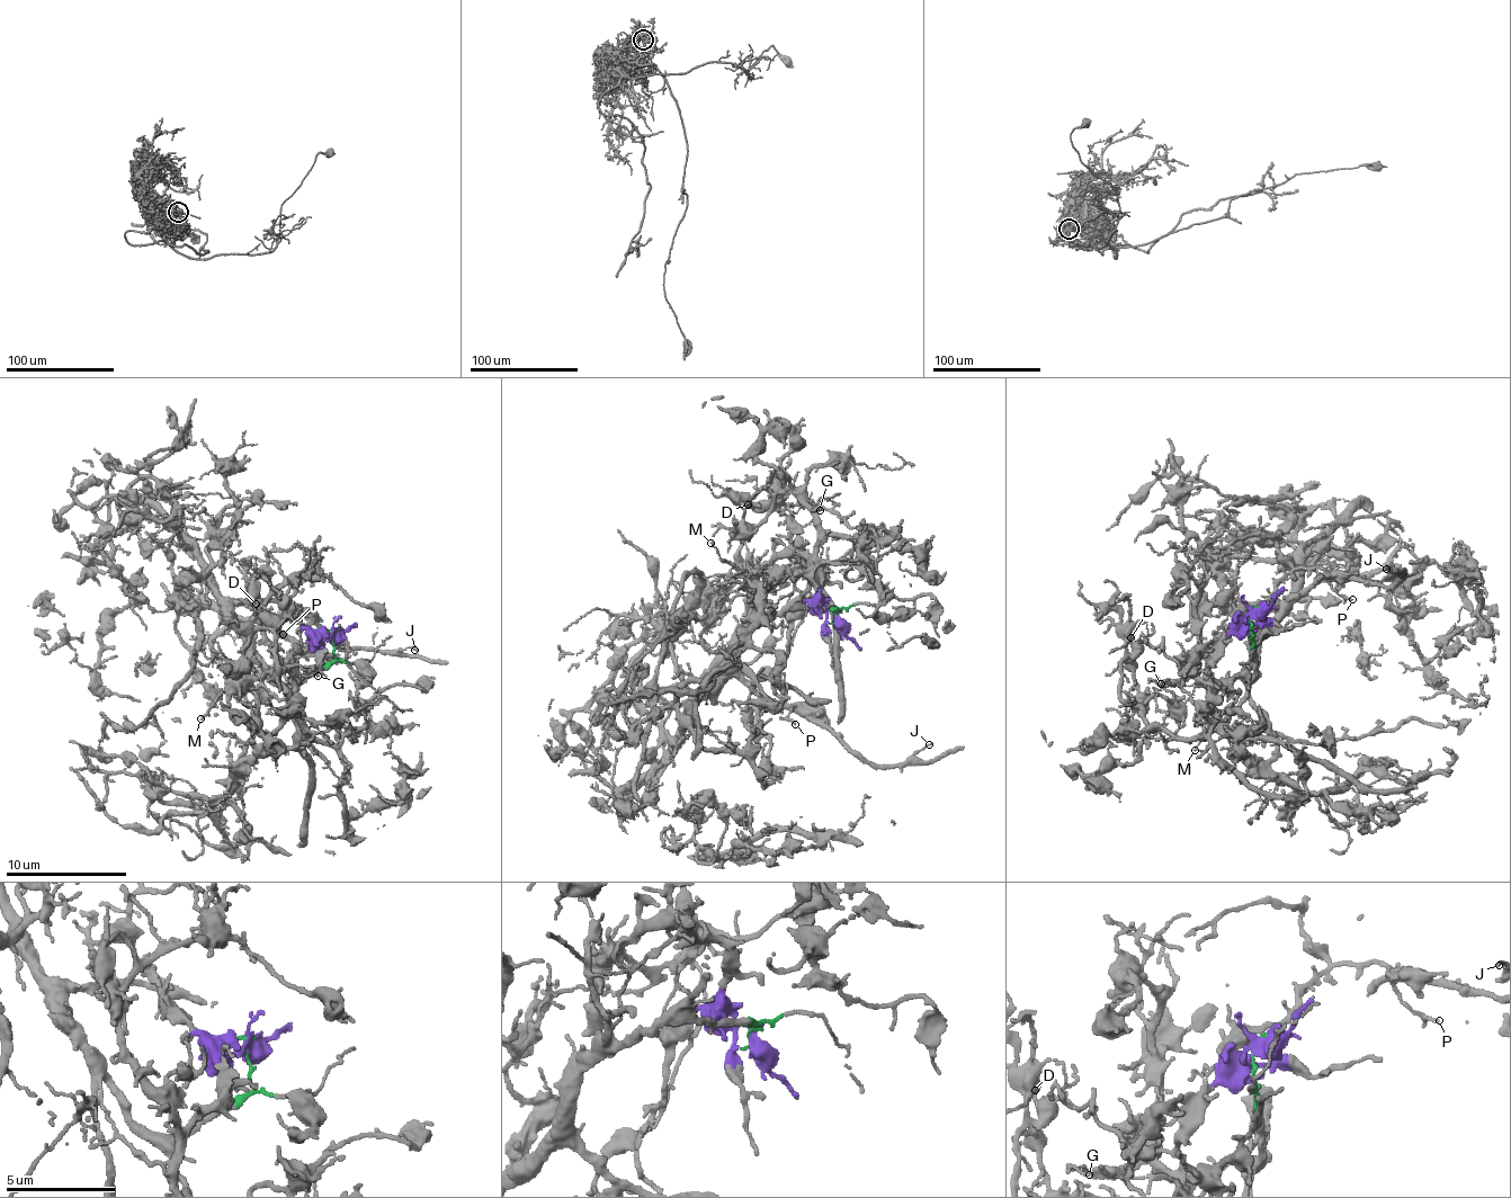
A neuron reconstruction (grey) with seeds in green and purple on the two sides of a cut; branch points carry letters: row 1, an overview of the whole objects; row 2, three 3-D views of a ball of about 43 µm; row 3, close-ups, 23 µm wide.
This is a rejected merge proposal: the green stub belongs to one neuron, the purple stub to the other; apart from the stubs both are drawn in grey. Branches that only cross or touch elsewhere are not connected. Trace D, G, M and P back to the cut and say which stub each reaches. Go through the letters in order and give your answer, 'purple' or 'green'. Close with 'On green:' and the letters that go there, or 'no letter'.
D: purple
G: purple
M: green
P: green
On green: M, P

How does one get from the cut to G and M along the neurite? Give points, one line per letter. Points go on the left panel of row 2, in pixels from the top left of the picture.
G: (332, 632), (322, 633), (319, 662), (307, 670), (288, 671), (292, 663), (298, 662), (319, 676)
M: (332, 632), (333, 656), (296, 684), (275, 679), (253, 654), (199, 720)

